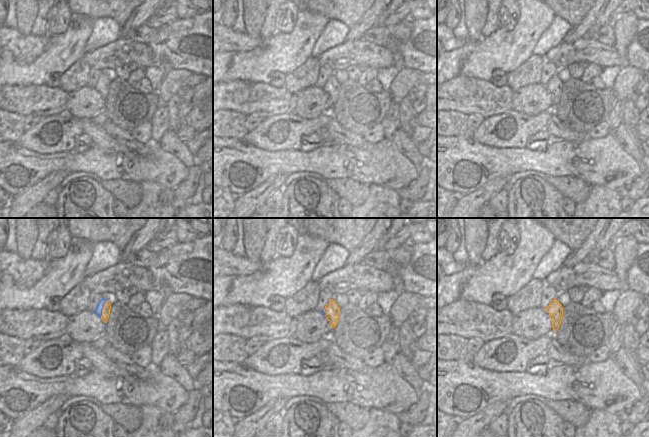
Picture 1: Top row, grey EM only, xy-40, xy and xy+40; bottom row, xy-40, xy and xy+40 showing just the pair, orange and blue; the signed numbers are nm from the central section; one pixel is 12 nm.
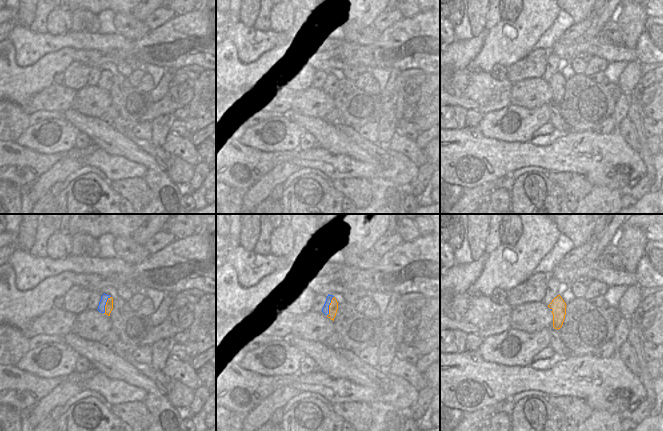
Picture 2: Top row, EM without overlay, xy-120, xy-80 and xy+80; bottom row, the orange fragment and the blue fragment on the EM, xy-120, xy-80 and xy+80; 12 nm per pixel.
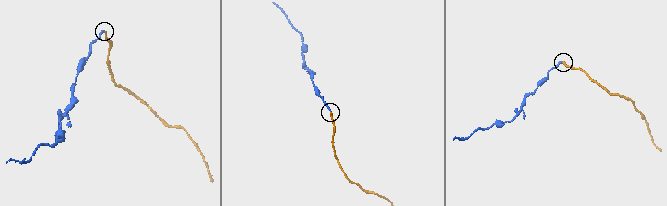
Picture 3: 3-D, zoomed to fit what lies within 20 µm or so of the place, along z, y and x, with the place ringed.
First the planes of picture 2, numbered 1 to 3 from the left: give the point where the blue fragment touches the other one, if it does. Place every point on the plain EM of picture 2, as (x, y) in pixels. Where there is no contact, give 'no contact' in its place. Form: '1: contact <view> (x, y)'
1: contact xy-120 (105, 81)
2: contact xy-80 (329, 82)
3: contact xy+80 (552, 86)

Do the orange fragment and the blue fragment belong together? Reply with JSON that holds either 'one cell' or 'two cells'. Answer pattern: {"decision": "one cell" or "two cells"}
{"decision": "two cells"}

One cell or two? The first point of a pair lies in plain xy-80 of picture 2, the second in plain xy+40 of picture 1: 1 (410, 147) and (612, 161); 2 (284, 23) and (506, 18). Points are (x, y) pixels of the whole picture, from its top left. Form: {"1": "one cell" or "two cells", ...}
{"1": "two cells", "2": "one cell"}

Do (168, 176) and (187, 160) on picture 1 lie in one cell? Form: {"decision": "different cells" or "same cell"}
{"decision": "different cells"}

